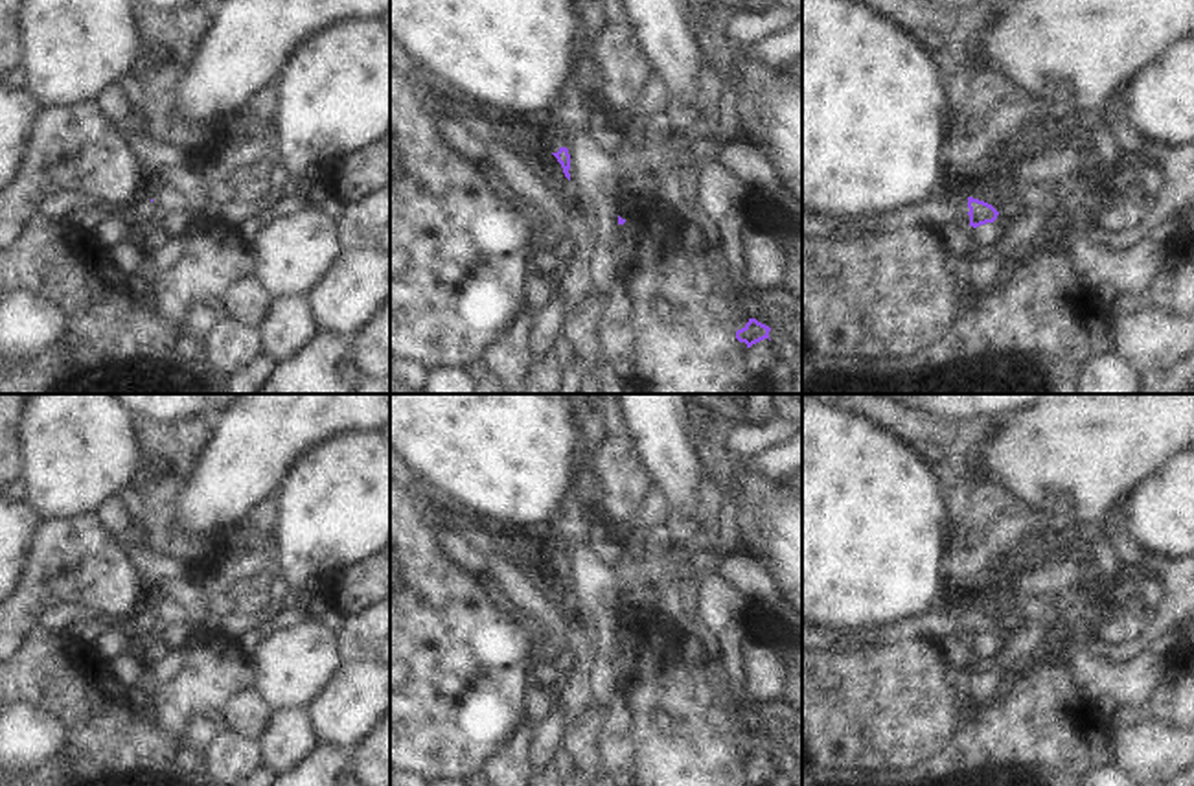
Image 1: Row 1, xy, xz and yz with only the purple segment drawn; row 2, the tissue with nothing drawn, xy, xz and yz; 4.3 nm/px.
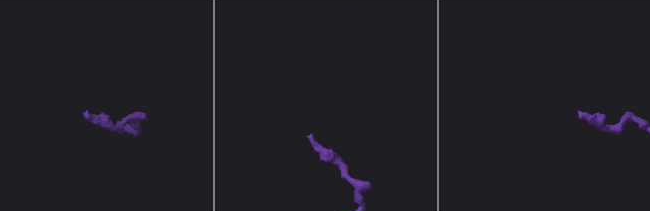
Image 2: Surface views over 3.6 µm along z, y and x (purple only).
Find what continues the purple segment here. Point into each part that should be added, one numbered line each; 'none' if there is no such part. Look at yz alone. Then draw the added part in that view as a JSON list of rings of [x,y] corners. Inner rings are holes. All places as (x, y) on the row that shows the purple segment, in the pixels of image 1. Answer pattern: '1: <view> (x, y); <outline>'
1: yz (948, 207); [[[962,190],[940,191],[925,201],[876,215],[844,215],[837,219],[802,208],[802,236],[830,237],[837,232],[859,234],[865,230],[892,232],[920,225],[931,225],[935,228],[951,223],[970,225],[968,212],[968,195]]]

